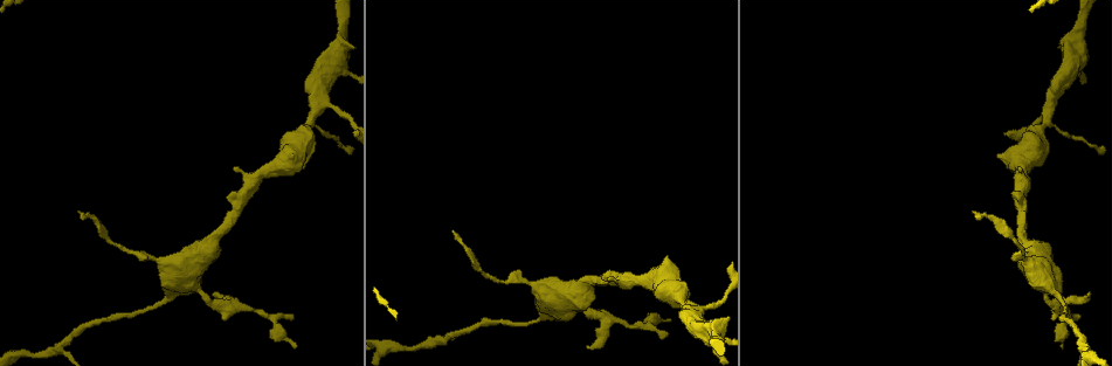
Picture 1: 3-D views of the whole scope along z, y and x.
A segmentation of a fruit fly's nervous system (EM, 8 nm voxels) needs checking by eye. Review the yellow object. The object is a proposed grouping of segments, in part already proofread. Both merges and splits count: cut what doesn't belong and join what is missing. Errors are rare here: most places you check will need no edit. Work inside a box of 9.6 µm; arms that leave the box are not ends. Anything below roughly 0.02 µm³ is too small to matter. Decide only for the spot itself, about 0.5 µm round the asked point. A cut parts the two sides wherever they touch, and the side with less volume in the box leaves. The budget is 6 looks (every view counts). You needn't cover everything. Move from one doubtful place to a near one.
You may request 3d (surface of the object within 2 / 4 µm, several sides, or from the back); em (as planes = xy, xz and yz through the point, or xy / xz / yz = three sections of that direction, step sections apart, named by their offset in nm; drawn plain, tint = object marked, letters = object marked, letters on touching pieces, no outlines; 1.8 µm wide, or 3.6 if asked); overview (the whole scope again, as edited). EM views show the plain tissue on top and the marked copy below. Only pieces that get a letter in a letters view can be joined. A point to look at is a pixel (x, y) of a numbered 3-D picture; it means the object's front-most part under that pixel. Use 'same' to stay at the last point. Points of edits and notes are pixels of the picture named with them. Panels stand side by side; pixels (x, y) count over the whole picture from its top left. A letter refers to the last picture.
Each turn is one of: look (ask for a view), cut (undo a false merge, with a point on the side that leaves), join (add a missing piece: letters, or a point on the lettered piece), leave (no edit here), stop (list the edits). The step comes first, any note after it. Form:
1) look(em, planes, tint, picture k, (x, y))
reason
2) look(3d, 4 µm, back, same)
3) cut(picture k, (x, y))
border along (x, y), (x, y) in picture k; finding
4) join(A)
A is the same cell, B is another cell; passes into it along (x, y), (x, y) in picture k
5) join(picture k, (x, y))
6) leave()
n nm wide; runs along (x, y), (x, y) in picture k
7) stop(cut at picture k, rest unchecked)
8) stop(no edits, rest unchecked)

look(3d, 4 µm, back, picture 1, (79, 213))
end of a long branch

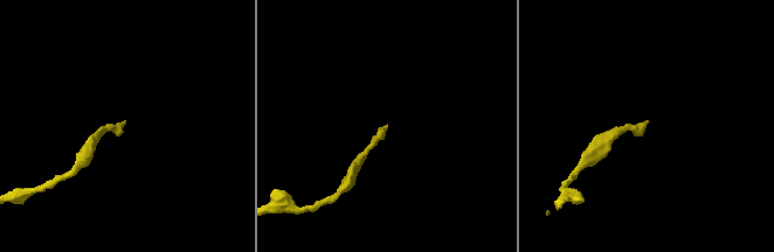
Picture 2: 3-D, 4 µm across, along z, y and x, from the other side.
look(em, planes, letters, picture 2, (385, 126))

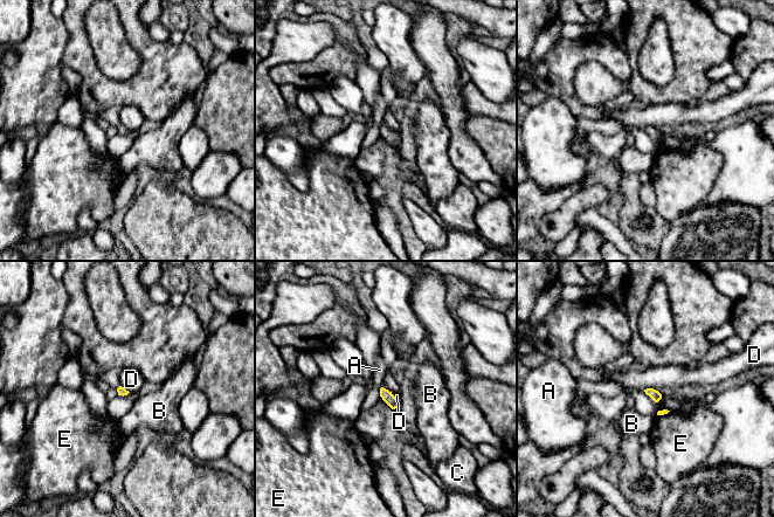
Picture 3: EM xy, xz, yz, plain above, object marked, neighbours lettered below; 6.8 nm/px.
leave()
A, B, C, D and E are other cells; border along (643, 390), (654, 388), (656, 391) in picture 3; no lettered piece goes on from it

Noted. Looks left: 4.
look(em, xy, step 16, tint, picture 1, (313, 144))
branch stops here

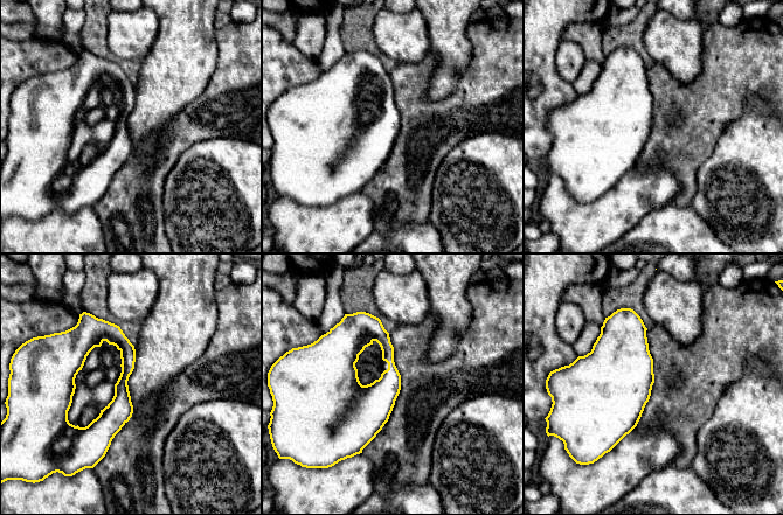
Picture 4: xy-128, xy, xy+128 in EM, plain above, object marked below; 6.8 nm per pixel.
look(em, planes, tint, same)
another direction

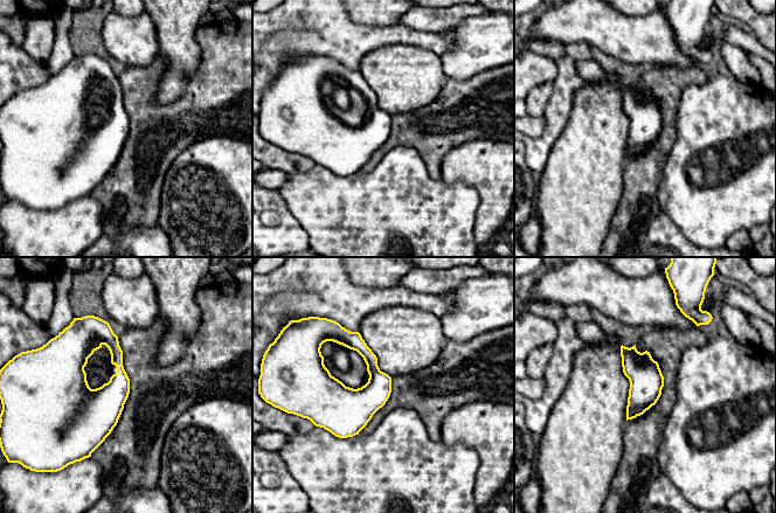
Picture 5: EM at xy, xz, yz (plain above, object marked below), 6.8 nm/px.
look(em, planes, letters, same)
see the neighbours

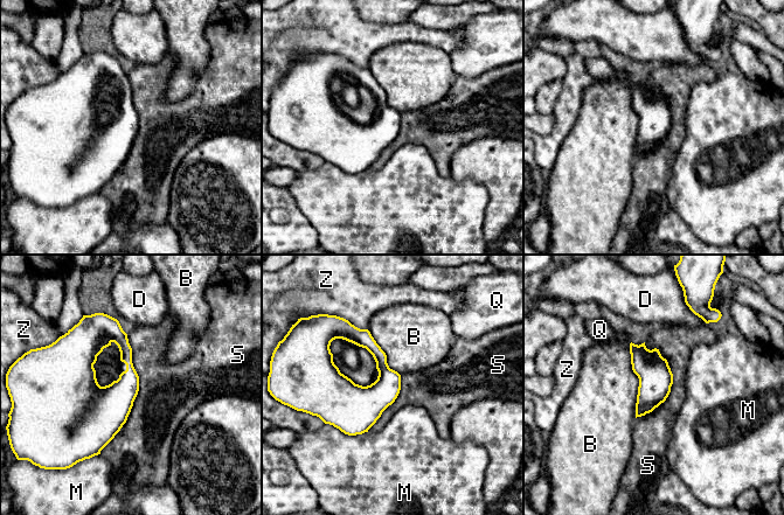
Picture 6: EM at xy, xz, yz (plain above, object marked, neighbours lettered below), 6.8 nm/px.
leave()
B, D, M, Q, S and Z are other cells; border along (127, 335), (138, 394), (99, 453) in picture 6; none of them fits

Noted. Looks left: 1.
stop(no edits, rest unchecked)

